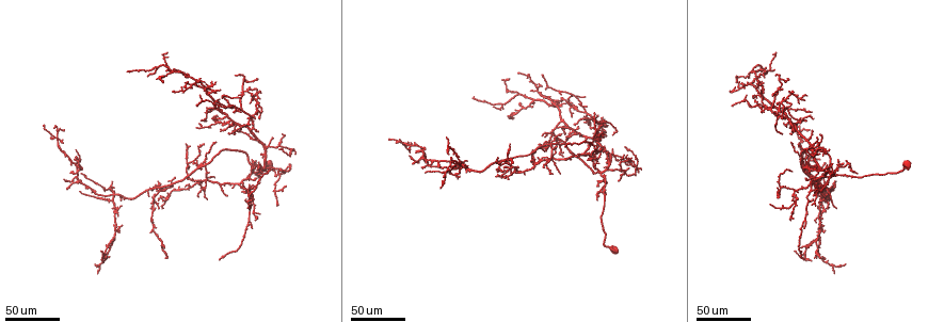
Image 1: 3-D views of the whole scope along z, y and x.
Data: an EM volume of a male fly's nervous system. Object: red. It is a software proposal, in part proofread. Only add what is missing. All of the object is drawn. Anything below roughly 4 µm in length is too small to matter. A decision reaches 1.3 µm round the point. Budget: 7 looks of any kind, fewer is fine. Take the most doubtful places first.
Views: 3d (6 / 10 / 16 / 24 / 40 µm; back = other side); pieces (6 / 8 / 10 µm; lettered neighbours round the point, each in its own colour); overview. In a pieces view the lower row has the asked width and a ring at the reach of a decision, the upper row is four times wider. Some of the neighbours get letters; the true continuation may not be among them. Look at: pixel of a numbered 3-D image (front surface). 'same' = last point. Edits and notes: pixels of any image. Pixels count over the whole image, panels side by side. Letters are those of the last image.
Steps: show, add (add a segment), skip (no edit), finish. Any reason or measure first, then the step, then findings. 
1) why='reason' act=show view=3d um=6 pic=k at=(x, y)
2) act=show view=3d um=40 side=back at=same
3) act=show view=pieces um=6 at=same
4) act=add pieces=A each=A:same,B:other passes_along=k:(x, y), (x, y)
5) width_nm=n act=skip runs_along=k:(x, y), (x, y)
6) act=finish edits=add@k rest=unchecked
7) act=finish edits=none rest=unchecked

why='free end' act=show view=3d um=40 pic=1 at=(505, 172)

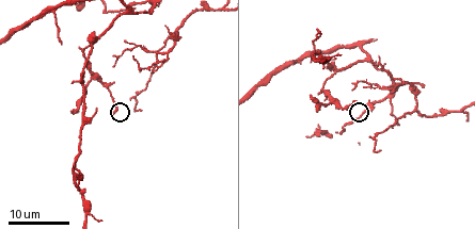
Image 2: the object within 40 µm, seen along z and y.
act=show view=pieces um=10 pic=2 at=(354, 106)

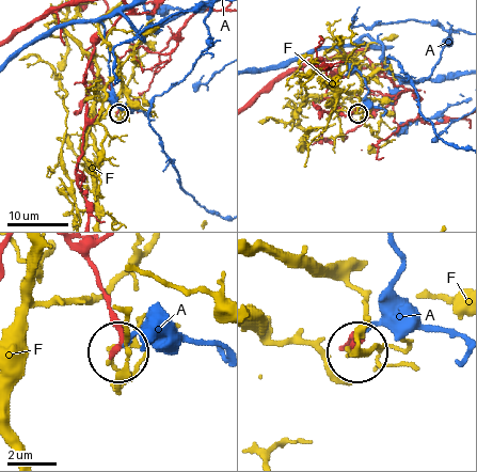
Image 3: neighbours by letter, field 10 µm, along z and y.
act=skip each=A:other,F:other runs_along=3:(78, 254), (105, 297), (121, 340), (116, 350) found='no lettered segment goes on from it'

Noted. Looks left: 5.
why='tapers out' act=show view=3d um=40 pic=1 at=(812, 195)

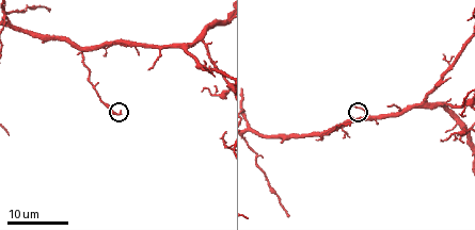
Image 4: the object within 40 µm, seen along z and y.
why='closer look' act=show view=3d um=10 pic=4 at=(119, 111)

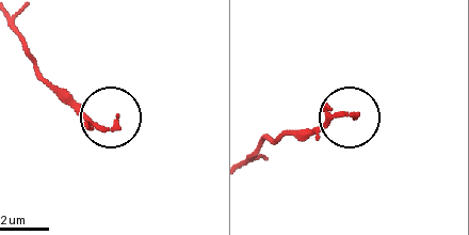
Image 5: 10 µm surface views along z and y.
why='see the neighbours' act=show view=pieces um=10 pic=5 at=(115, 119)

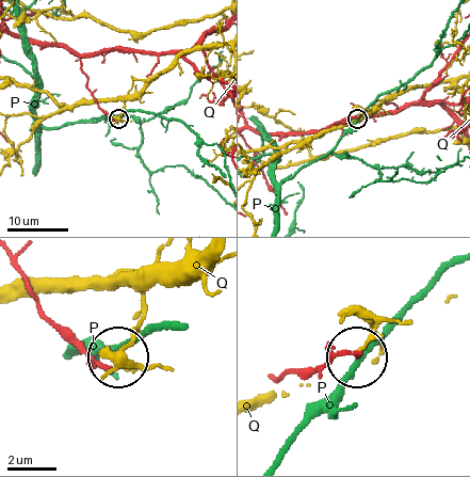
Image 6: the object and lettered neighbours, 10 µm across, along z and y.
width_nm=170 act=skip each=P:other,Q:other runs_along=6:(276, 378), (308, 374), (357, 355) found='none of them fits'

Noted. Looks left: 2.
why='free end' act=show view=3d um=40 pic=1 at=(803, 258)

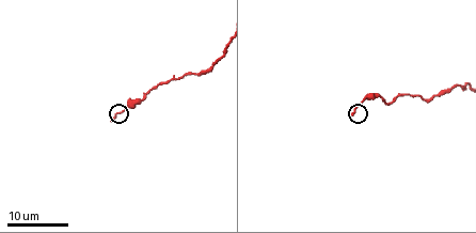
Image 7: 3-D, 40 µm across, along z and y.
why='see the neighbours' act=show view=pieces um=6 pic=7 at=(348, 115)

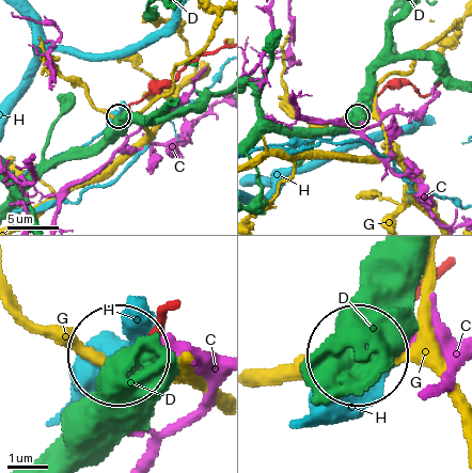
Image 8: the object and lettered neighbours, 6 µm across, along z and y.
act=skip each=C:other,D:other,G:other,H:other found='no lettered segment goes on from it'

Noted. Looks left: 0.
act=finish edits=none rest=unchecked

